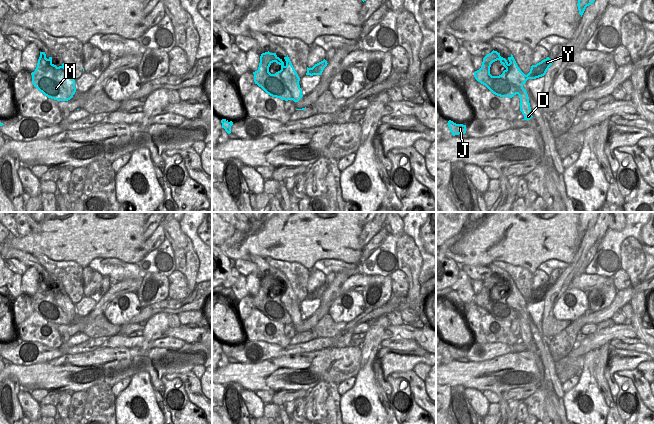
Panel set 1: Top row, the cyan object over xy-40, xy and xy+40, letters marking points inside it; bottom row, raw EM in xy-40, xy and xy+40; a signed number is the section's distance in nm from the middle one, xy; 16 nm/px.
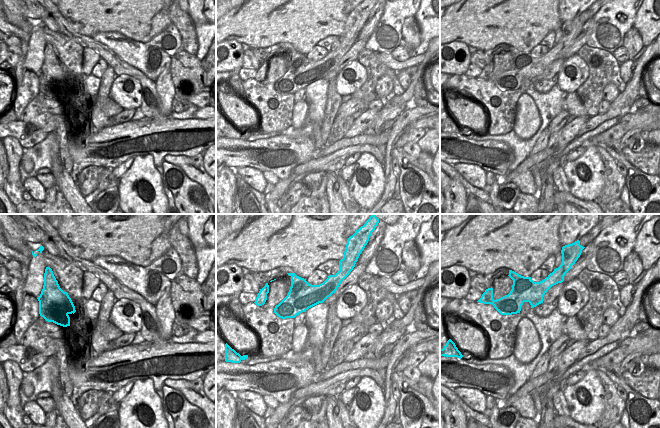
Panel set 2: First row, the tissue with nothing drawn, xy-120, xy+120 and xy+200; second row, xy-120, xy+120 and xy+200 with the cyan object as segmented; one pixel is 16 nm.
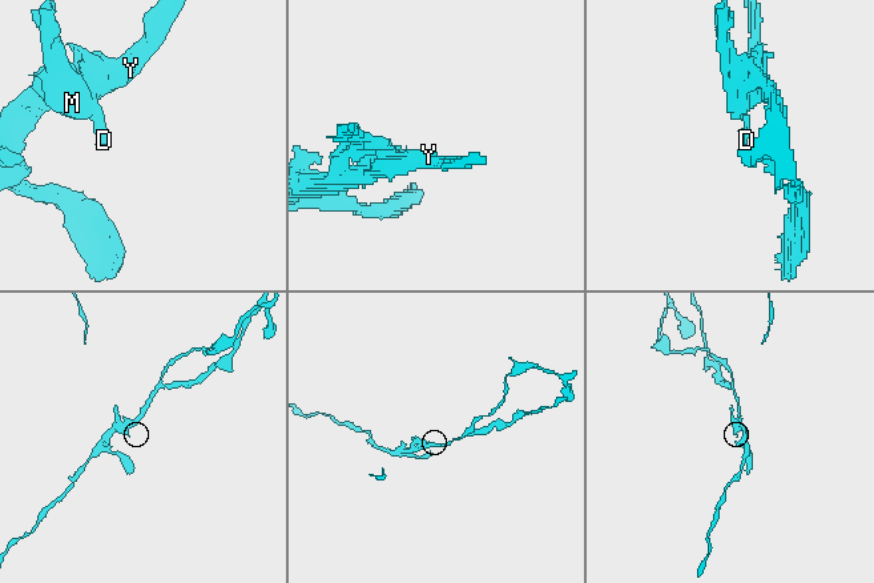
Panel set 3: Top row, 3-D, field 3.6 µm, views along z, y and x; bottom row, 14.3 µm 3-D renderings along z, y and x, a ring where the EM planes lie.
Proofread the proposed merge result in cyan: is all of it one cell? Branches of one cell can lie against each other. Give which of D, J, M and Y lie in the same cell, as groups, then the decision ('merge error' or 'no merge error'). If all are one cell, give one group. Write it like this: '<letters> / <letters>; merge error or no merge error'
D / J M Y; merge error

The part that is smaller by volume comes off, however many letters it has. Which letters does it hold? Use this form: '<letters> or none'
D

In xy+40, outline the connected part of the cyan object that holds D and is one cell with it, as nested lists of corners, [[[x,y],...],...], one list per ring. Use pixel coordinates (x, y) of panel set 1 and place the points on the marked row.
[[[512,54],[510,57],[508,57],[508,60],[512,65],[512,70],[507,75],[507,78],[518,89],[518,95],[520,98],[520,111],[524,115],[524,118],[522,120],[530,120],[533,116],[529,103],[529,97],[527,91],[523,88],[523,85],[526,83],[526,76],[518,67]]]

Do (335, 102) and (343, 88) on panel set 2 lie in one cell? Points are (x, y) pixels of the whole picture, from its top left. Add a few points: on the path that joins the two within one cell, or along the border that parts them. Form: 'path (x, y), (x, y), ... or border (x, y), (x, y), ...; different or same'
border (335, 81), (335, 90), (341, 96); different

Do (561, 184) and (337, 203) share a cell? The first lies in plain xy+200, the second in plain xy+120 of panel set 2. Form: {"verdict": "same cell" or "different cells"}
{"verdict": "different cells"}

